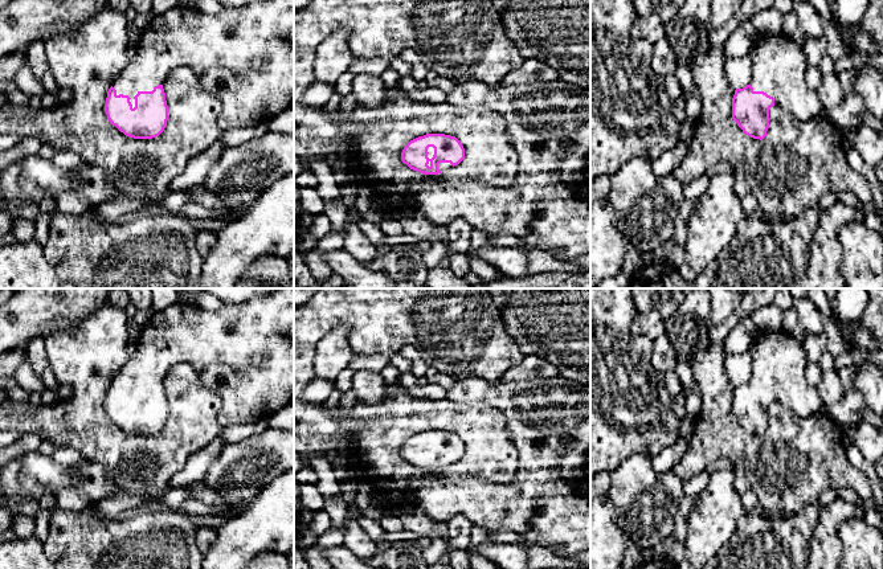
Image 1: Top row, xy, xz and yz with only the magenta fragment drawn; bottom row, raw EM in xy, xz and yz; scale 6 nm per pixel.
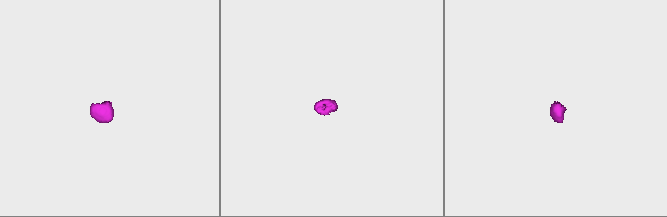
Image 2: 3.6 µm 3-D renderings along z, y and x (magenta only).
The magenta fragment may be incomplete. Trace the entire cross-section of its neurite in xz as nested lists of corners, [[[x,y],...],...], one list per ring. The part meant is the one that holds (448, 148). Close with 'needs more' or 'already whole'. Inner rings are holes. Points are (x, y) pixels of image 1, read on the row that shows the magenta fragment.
[[[426,134],[410,140],[401,152],[401,160],[410,169],[424,175],[438,175],[458,165],[465,148],[455,138],[445,134]]] | needs more

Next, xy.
[[[256,0],[217,15],[179,7],[155,15],[142,32],[136,56],[107,91],[109,122],[134,139],[159,136],[168,120],[163,83],[180,66],[192,69],[201,86],[220,99],[222,130],[267,123],[294,103],[294,0]]] | needs more

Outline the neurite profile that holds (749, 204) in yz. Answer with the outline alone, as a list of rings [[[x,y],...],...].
[[[752,193],[741,198],[741,206],[745,216],[752,216],[755,213],[759,213],[759,202],[757,202],[757,198]]]

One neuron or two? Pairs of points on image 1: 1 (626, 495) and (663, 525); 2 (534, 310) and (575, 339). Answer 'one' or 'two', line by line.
1: one
2: one

